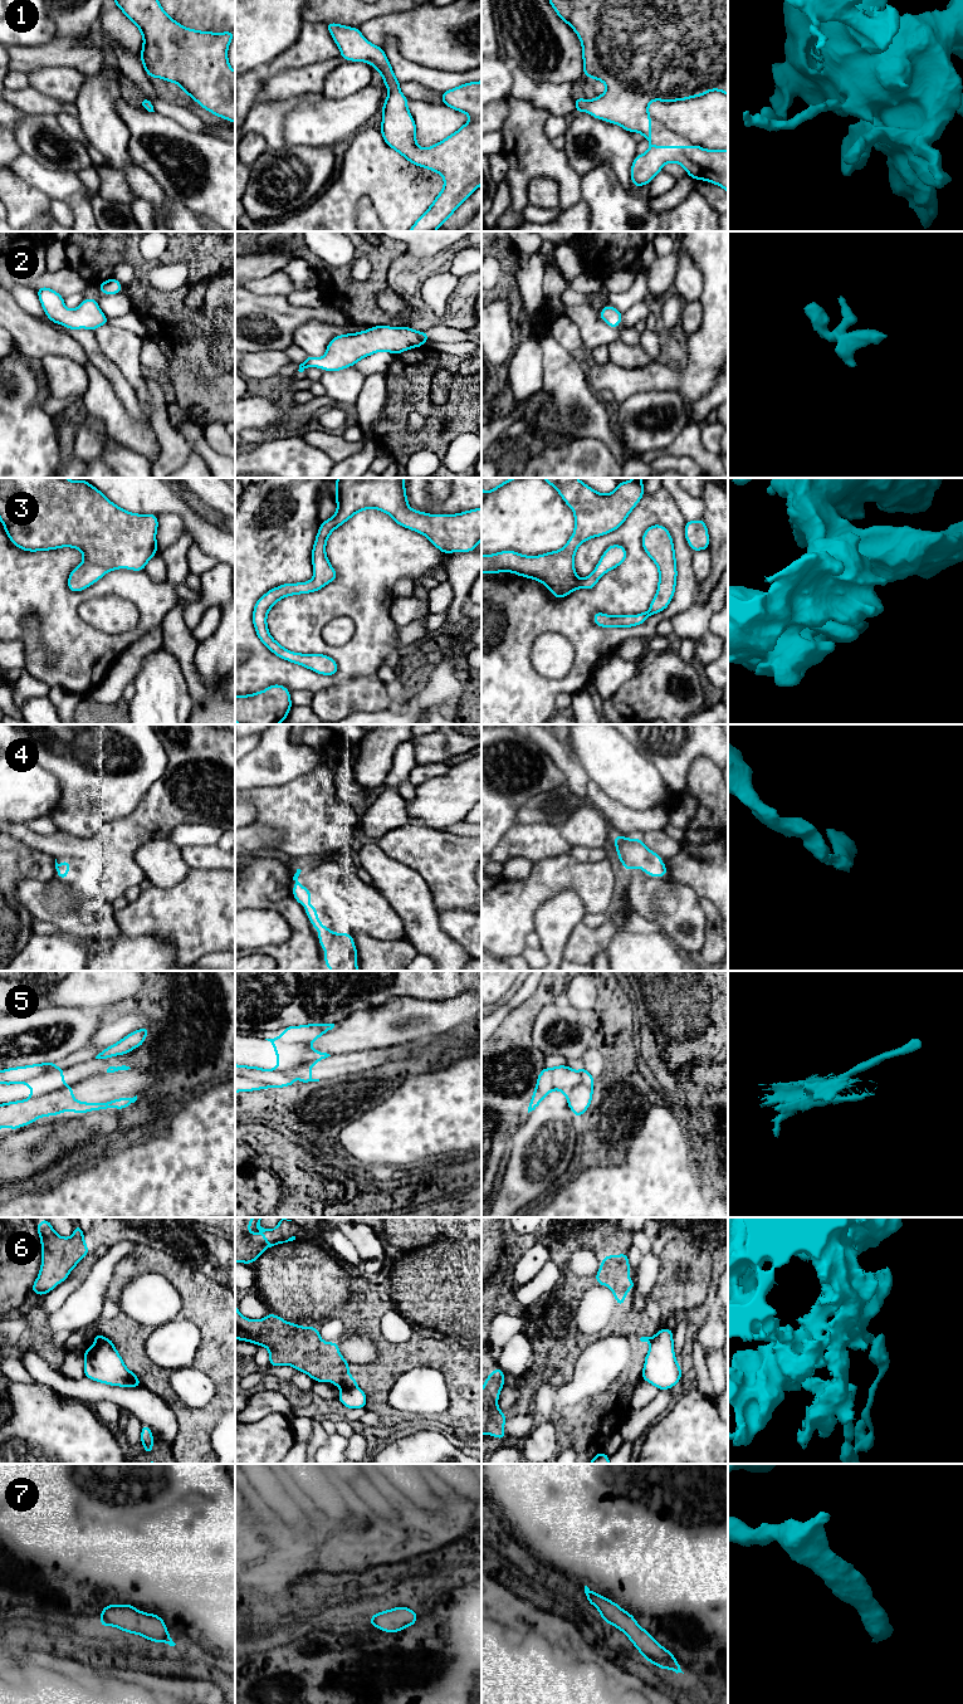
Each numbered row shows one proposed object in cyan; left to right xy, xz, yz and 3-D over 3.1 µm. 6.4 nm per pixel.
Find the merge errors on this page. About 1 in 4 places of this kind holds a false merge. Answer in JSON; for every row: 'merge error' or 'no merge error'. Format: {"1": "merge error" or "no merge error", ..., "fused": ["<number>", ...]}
{"1": "no merge error", "2": "no merge error", "3": "no merge error", "4": "no merge error", "5": "merge error", "6": "merge error", "7": "no merge error", "fused": ["5", "6"]}

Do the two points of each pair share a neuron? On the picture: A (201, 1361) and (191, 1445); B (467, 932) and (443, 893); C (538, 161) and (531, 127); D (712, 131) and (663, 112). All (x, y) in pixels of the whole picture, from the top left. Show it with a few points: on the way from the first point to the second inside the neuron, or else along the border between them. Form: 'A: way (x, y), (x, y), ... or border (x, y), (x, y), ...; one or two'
A: way (221, 1381), (221, 1401), (199, 1424); one
B: border (468, 909), (449, 908), (438, 911); two
C: way (531, 152), (531, 136); one
D: way (699, 120), (675, 116); one

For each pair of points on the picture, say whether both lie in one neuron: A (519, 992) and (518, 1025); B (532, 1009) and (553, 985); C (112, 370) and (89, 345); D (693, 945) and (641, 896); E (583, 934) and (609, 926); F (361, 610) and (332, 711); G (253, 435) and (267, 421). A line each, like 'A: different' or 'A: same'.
A: different
B: same
C: same
D: same
E: same
F: different
G: different

